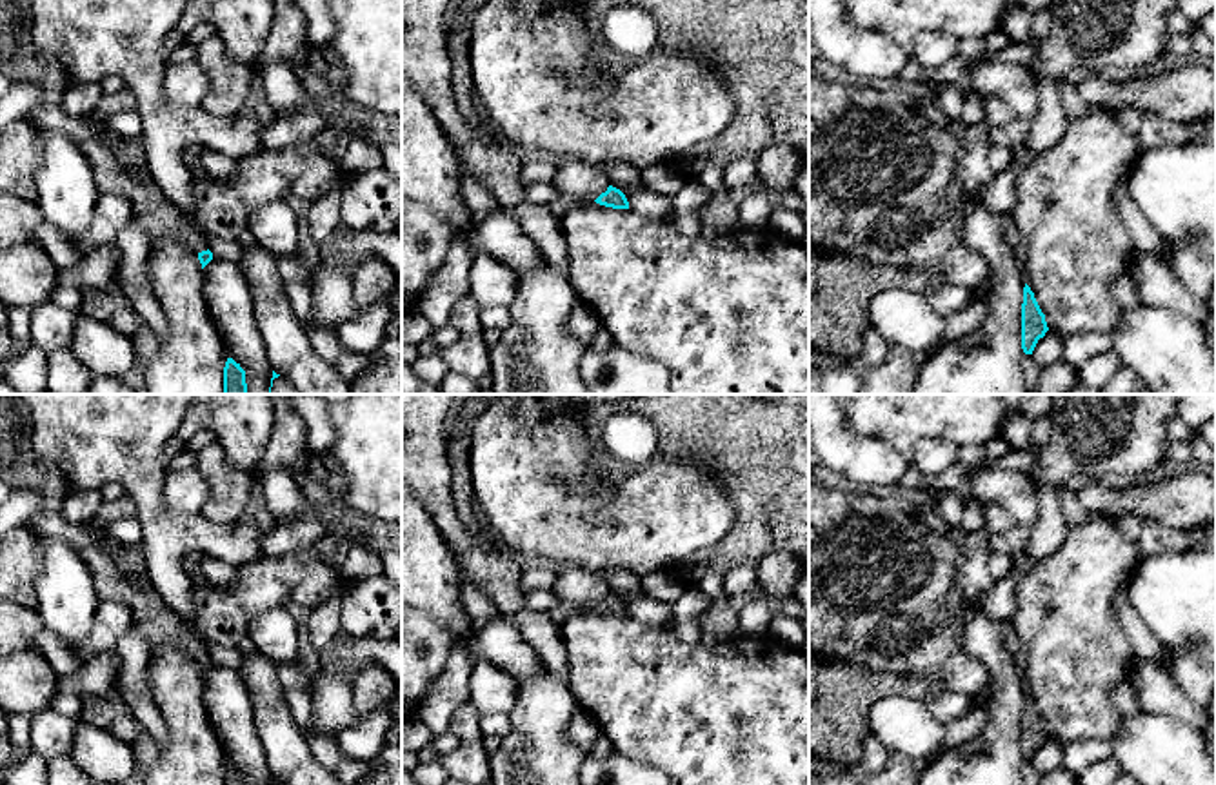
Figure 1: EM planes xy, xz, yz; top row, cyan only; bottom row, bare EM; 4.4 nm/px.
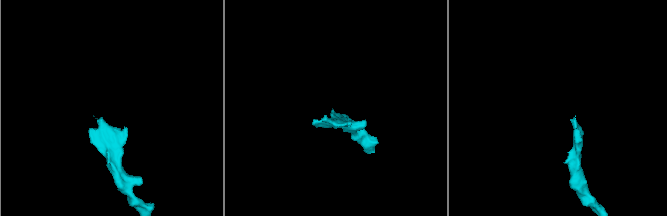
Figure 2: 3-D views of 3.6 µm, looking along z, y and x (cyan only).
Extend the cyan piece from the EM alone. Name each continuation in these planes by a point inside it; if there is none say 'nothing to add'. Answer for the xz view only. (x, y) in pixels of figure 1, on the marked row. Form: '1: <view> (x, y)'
nothing to add

